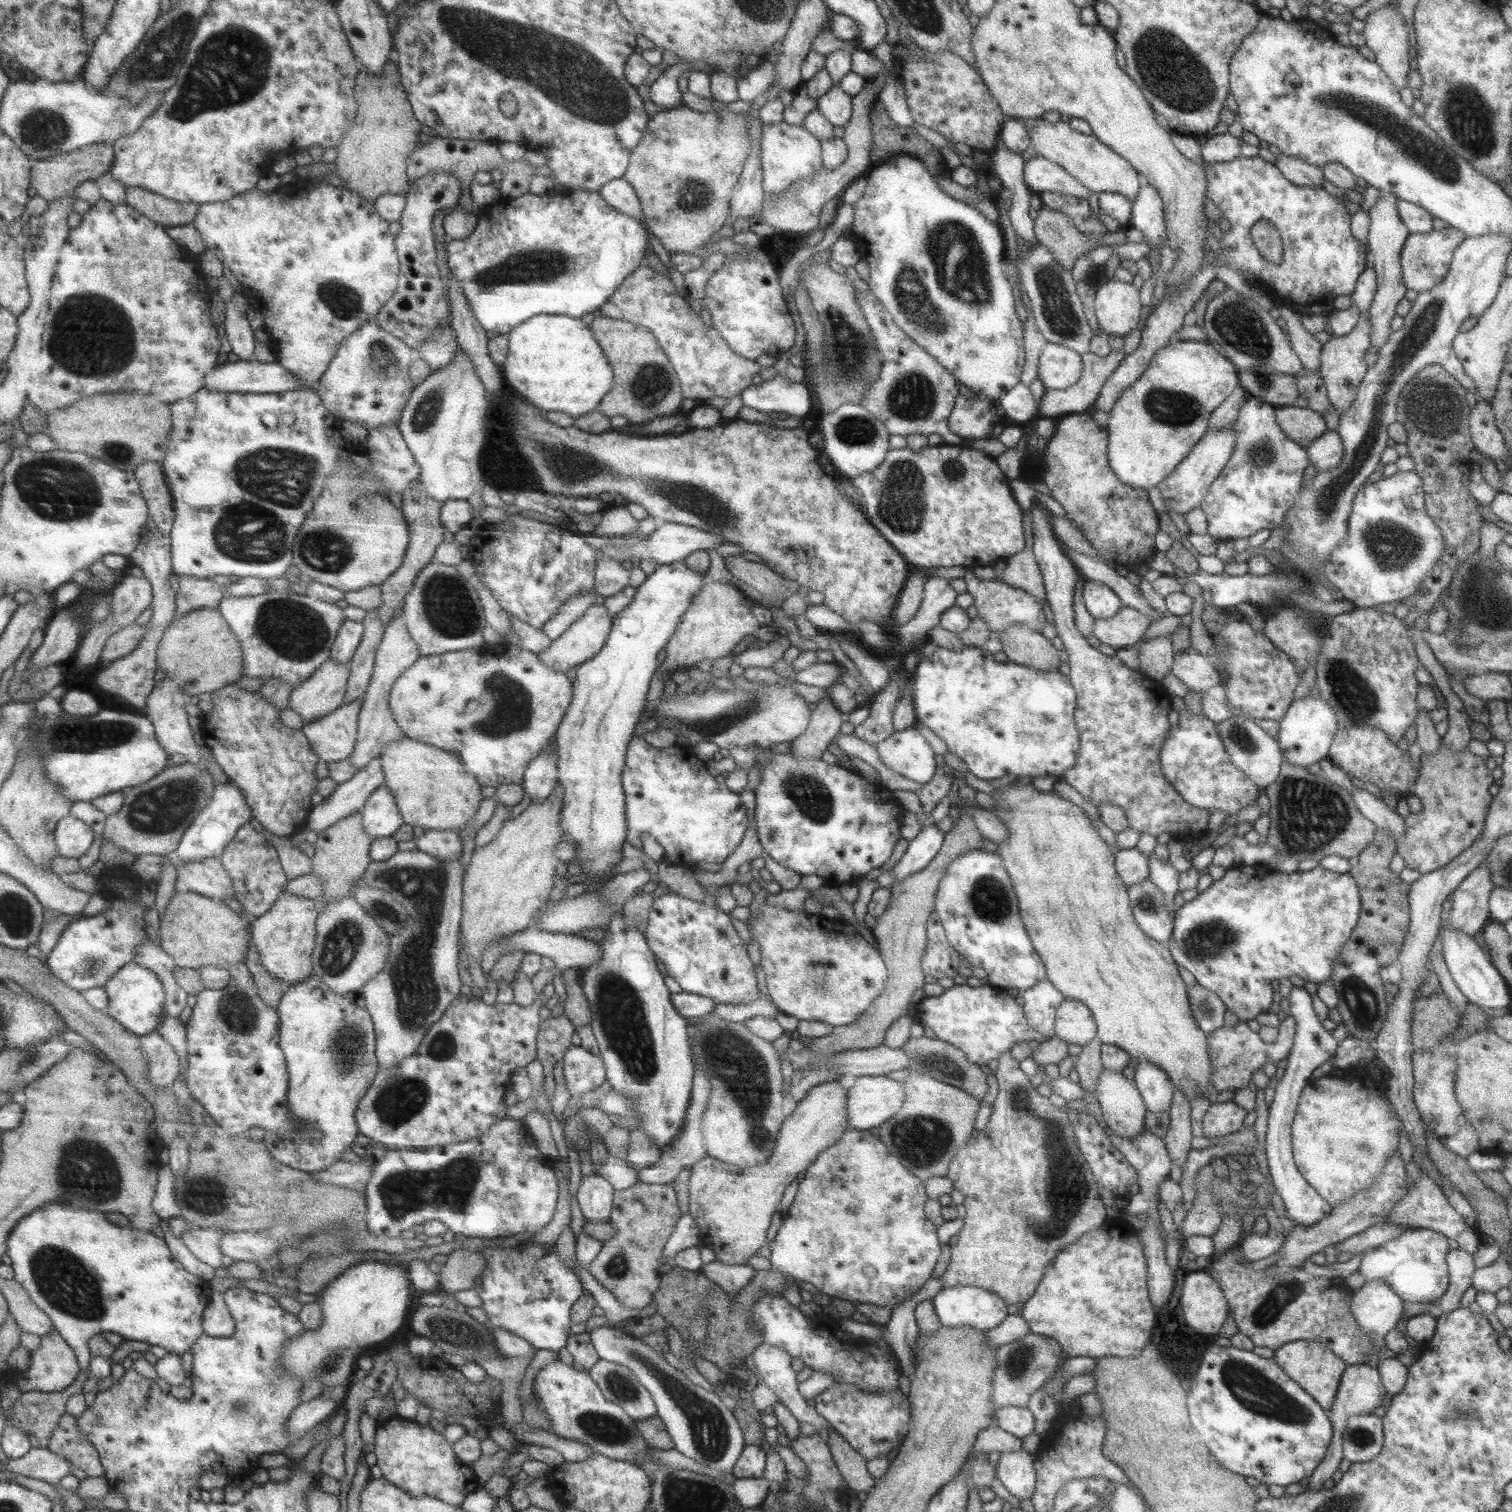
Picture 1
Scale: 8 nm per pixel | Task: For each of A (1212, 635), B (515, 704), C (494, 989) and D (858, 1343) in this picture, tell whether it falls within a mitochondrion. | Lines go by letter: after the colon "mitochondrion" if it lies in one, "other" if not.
A: other
B: mitochondrion
C: other
D: other

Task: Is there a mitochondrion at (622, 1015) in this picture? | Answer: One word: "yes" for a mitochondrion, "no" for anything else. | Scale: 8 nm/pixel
yes

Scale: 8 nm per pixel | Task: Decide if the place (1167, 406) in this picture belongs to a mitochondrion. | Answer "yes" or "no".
yes

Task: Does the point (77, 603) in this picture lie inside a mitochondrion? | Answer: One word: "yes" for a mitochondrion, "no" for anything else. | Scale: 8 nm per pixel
no

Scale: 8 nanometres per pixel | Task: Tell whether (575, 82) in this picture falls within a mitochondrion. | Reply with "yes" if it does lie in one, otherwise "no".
yes

